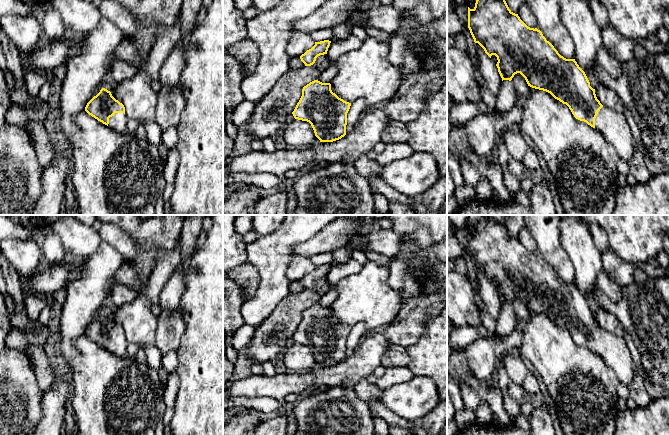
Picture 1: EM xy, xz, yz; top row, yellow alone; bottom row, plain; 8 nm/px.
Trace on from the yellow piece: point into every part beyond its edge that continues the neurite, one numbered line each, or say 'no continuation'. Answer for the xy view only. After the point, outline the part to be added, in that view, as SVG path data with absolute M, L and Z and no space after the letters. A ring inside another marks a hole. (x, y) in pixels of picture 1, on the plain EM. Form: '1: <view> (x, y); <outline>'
1: xy (118, 346); M115 337L109 342L108 351L116 356L126 356L127 340L124 337Z

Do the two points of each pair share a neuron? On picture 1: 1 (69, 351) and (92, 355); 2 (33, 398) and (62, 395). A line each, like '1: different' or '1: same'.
1: different
2: different

